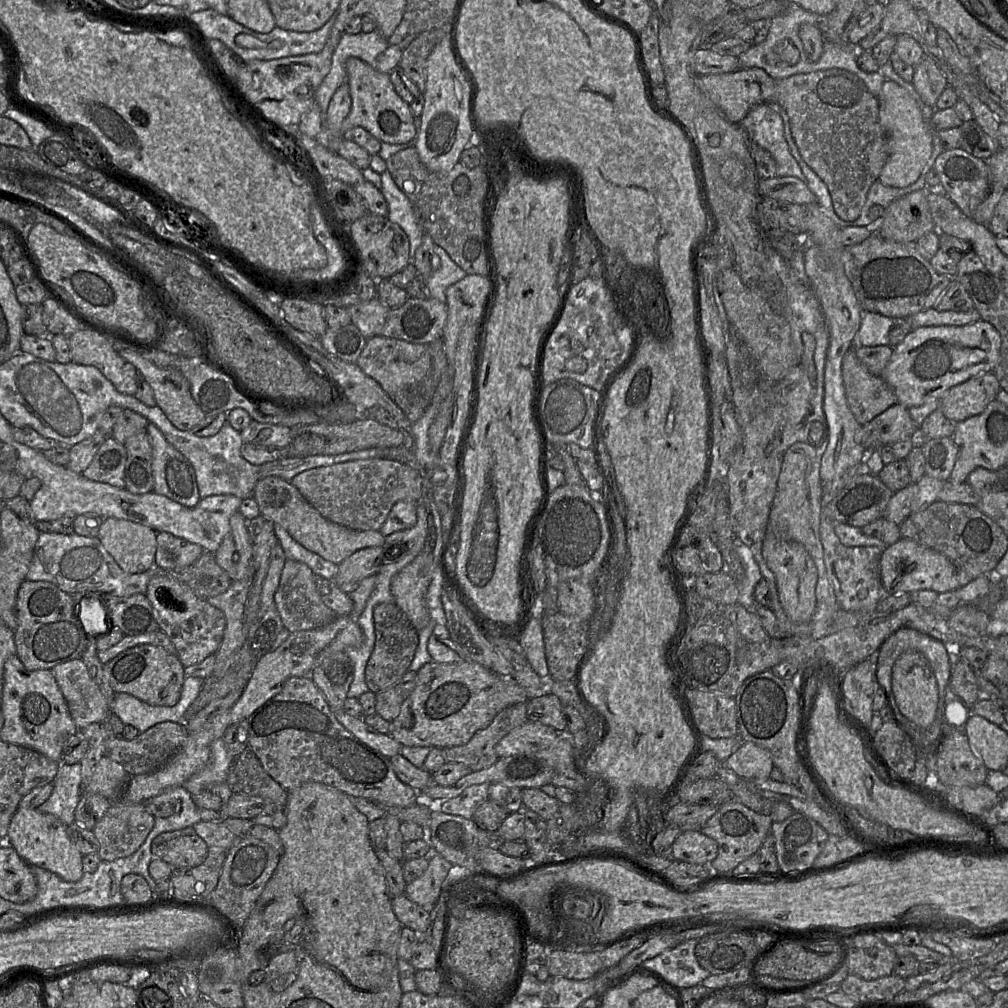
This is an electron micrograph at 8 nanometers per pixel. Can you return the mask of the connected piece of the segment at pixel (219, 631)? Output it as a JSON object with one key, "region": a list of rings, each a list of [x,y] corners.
{"region":[[[158,571],[152,576],[146,596],[154,609],[159,629],[172,641],[177,657],[185,668],[197,665],[216,653],[226,628],[226,619],[221,610],[198,596],[188,585],[178,580],[174,573],[168,571]]]}

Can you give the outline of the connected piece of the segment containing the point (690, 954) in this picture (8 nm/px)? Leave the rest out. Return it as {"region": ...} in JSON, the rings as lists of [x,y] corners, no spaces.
{"region":[[[697,939],[684,941],[672,949],[645,960],[638,967],[657,973],[665,981],[679,988],[698,985],[711,974],[696,960],[694,950],[697,943]]]}

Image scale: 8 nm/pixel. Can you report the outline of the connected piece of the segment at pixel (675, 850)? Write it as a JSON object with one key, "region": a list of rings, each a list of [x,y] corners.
{"region":[[[686,830],[675,838],[671,852],[673,860],[709,866],[717,856],[718,846],[700,830]]]}

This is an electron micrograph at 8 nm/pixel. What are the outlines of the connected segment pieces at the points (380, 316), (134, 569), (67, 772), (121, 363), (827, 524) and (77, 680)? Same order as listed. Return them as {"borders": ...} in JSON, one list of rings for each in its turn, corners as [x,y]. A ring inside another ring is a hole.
{"borders":[[[[379,297],[349,306],[347,309],[351,322],[366,339],[380,335],[390,311]]],[[[104,518],[98,538],[127,573],[142,573],[155,567],[157,532],[132,521]]],[[[59,763],[51,796],[37,810],[50,814],[68,826],[75,823],[75,810],[81,798],[81,765]]],[[[85,328],[68,338],[73,363],[96,367],[118,392],[135,395],[137,369],[119,355],[110,339]]],[[[821,515],[820,541],[823,546],[827,577],[833,586],[839,607],[847,611],[876,610],[880,588],[881,549],[876,546],[844,546],[834,531],[834,523]]],[[[81,659],[58,664],[51,671],[78,730],[109,717],[111,708]]]]}

